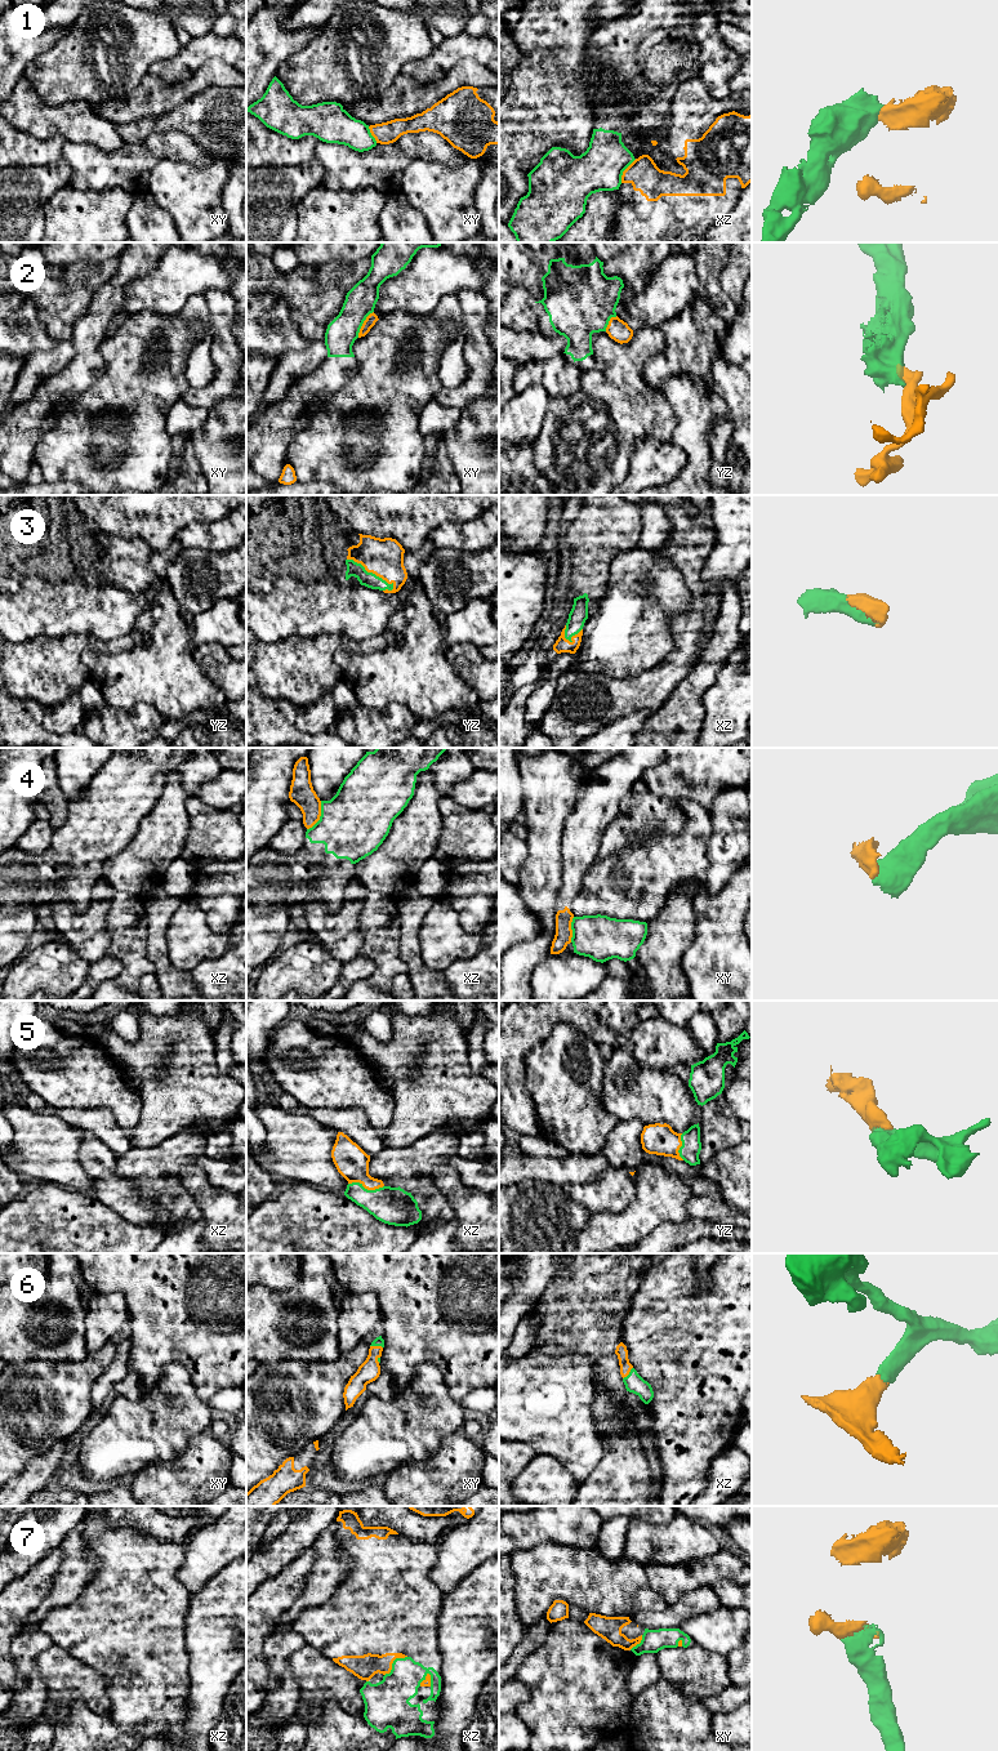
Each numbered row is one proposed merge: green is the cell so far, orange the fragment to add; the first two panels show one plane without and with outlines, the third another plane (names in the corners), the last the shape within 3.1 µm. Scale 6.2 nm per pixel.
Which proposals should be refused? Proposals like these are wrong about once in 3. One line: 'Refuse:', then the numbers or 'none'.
Refuse: 1, 2, 4

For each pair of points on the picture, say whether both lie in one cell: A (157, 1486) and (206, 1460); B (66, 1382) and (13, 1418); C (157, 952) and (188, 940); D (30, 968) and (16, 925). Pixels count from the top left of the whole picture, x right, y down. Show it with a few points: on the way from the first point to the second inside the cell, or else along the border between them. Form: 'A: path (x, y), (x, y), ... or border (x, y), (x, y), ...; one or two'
A: path (170, 1486), (196, 1460); one
B: path (54, 1397), (40, 1412), (27, 1412); one
C: border (168, 922), (168, 958), (177, 968), (187, 971); two
D: border (19, 957), (13, 963); two

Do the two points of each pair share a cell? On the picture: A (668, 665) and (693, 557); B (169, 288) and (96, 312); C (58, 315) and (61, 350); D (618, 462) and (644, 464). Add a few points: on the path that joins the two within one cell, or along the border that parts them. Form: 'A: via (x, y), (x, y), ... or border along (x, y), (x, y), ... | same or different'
A: via (686, 638), (700, 615), (695, 584) | same
B: border along (146, 272), (137, 276), (128, 285), (125, 295) | different
C: via (59, 324), (61, 341) | same
D: border along (638, 439), (633, 446), (628, 473), (622, 481) | different

